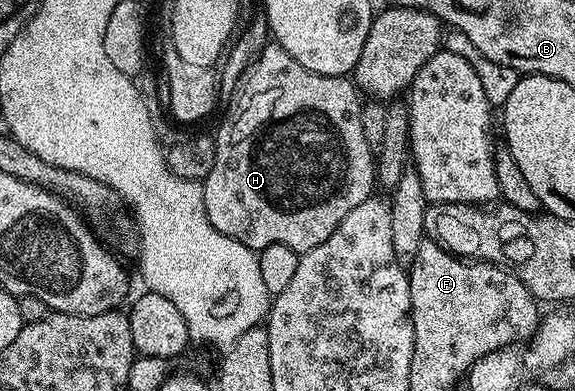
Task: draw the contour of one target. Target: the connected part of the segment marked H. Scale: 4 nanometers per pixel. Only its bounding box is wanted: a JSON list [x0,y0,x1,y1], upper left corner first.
[202,41,378,253]

